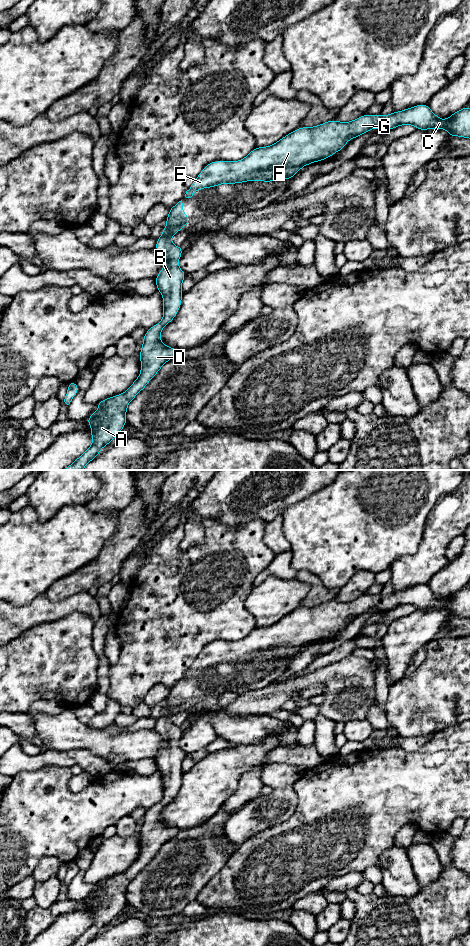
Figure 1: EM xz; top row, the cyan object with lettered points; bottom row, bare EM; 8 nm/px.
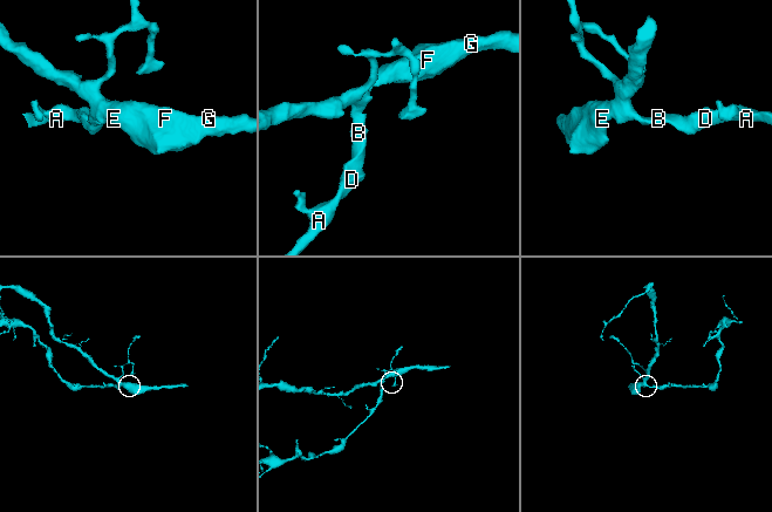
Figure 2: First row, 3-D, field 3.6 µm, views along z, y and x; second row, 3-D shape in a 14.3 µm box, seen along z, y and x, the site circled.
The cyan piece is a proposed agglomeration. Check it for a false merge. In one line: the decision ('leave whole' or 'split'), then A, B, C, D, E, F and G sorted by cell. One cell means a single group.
leave whole; A B C D E F G

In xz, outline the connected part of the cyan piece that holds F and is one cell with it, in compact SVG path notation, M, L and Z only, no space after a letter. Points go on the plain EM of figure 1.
M420 584L402 591L394 591L389 595L364 594L351 602L339 602L333 599L314 607L299 607L270 626L255 627L239 641L214 641L207 644L186 671L185 677L191 678L196 671L221 664L288 660L295 656L302 647L325 640L342 630L349 619L355 619L373 608L388 611L402 605L414 605L416 610L445 609L449 613L449 618L454 616L470 618L470 588L464 587L442 600L432 592L428 584Z

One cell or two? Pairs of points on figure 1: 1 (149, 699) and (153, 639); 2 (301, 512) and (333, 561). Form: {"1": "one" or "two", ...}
{"1": "two", "2": "one"}

